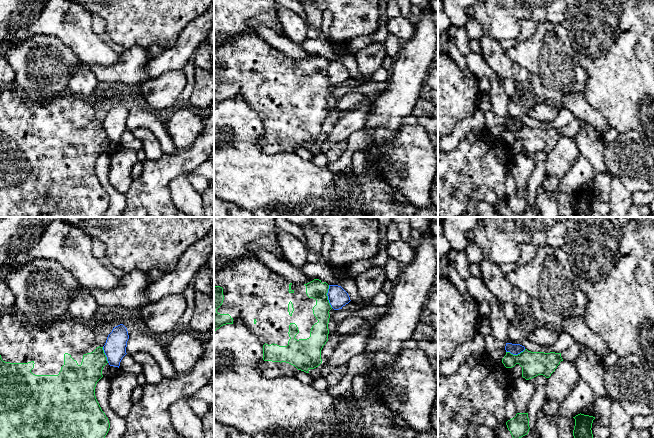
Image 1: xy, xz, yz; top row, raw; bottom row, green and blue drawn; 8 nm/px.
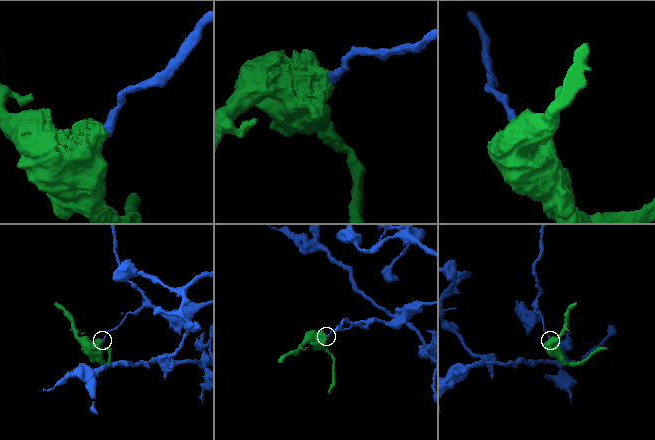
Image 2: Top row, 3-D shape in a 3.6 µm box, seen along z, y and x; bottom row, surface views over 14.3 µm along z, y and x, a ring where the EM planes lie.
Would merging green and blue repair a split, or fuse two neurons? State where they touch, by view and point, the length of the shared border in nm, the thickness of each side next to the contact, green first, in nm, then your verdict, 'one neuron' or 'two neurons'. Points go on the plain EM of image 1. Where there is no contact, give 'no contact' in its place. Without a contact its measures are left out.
xz (327, 72) | 190 nm | 150/160 nm | two neurons

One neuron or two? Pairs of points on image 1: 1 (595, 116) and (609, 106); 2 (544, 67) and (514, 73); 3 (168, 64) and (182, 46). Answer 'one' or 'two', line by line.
1: two
2: two
3: one

